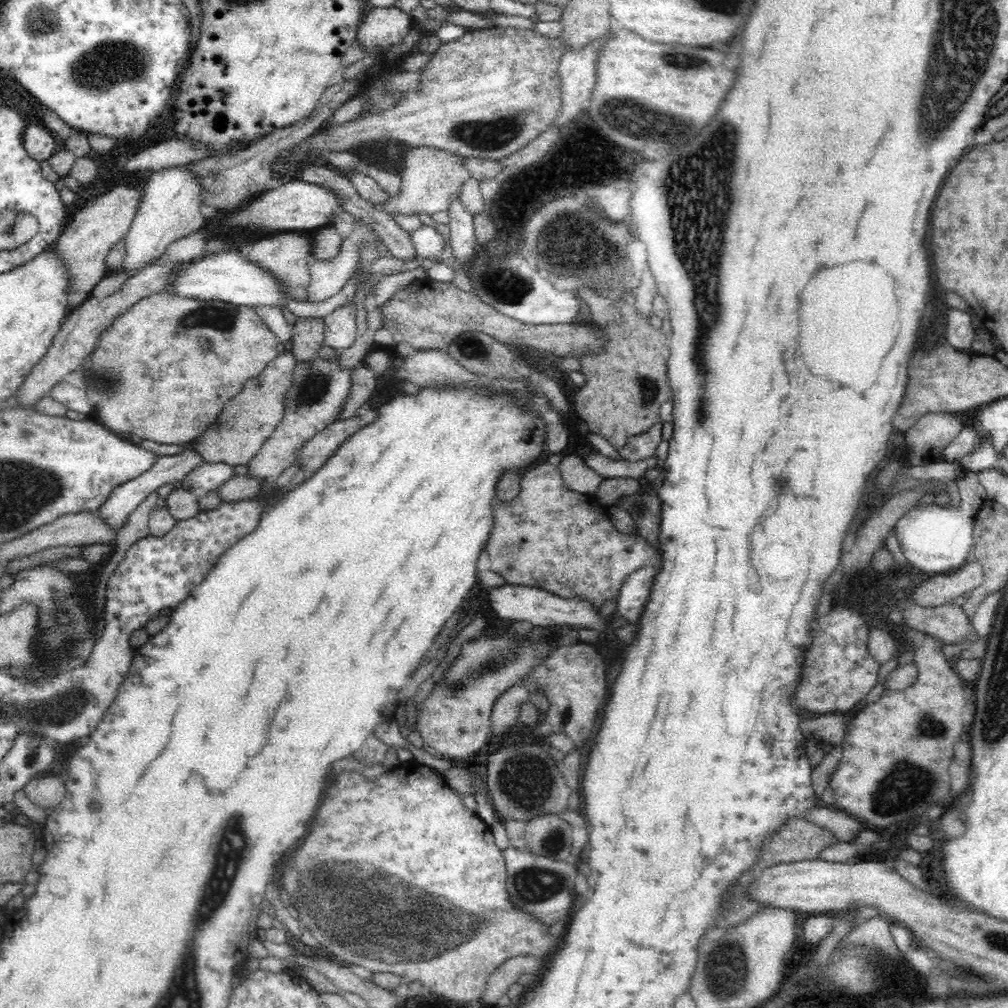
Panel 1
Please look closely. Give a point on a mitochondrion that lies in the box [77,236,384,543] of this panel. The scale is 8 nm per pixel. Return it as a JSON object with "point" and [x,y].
{"point":[219,318]}

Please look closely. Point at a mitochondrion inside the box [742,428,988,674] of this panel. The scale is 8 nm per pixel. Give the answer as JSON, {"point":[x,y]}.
{"point":[782,476]}

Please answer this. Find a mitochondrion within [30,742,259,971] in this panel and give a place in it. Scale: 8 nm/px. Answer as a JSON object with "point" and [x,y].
{"point":[96,801]}

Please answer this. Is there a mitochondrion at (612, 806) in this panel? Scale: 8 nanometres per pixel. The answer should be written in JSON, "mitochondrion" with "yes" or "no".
{"mitochondrion":"no"}

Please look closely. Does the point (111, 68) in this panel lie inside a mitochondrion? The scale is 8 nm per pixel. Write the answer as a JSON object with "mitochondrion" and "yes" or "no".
{"mitochondrion":"yes"}

